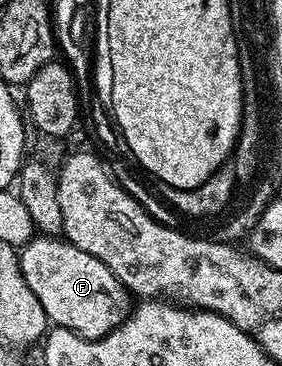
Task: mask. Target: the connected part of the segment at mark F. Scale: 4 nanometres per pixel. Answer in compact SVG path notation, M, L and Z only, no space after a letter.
M35 235L21 246L18 253L20 271L24 275L24 283L40 299L40 307L44 307L47 322L53 323L57 328L70 329L73 333L78 333L82 337L87 337L89 341L100 339L108 335L116 327L120 327L132 308L132 294L126 286L120 283L120 279L100 259L88 255L88 251L80 251L70 241L61 236L47 237L45 235Z

